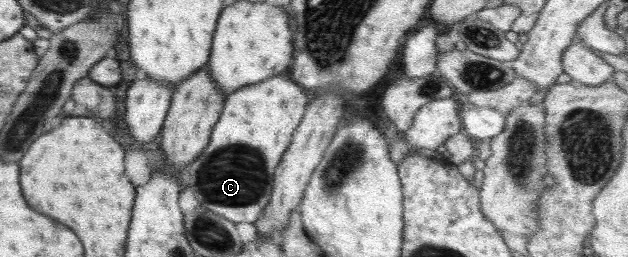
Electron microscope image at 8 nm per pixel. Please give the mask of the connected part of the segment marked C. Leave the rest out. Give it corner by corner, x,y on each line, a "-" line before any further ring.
282,73
227,96
206,148
178,176
182,189
192,189
205,210
234,224
252,225
268,205
275,168
308,104
304,88

